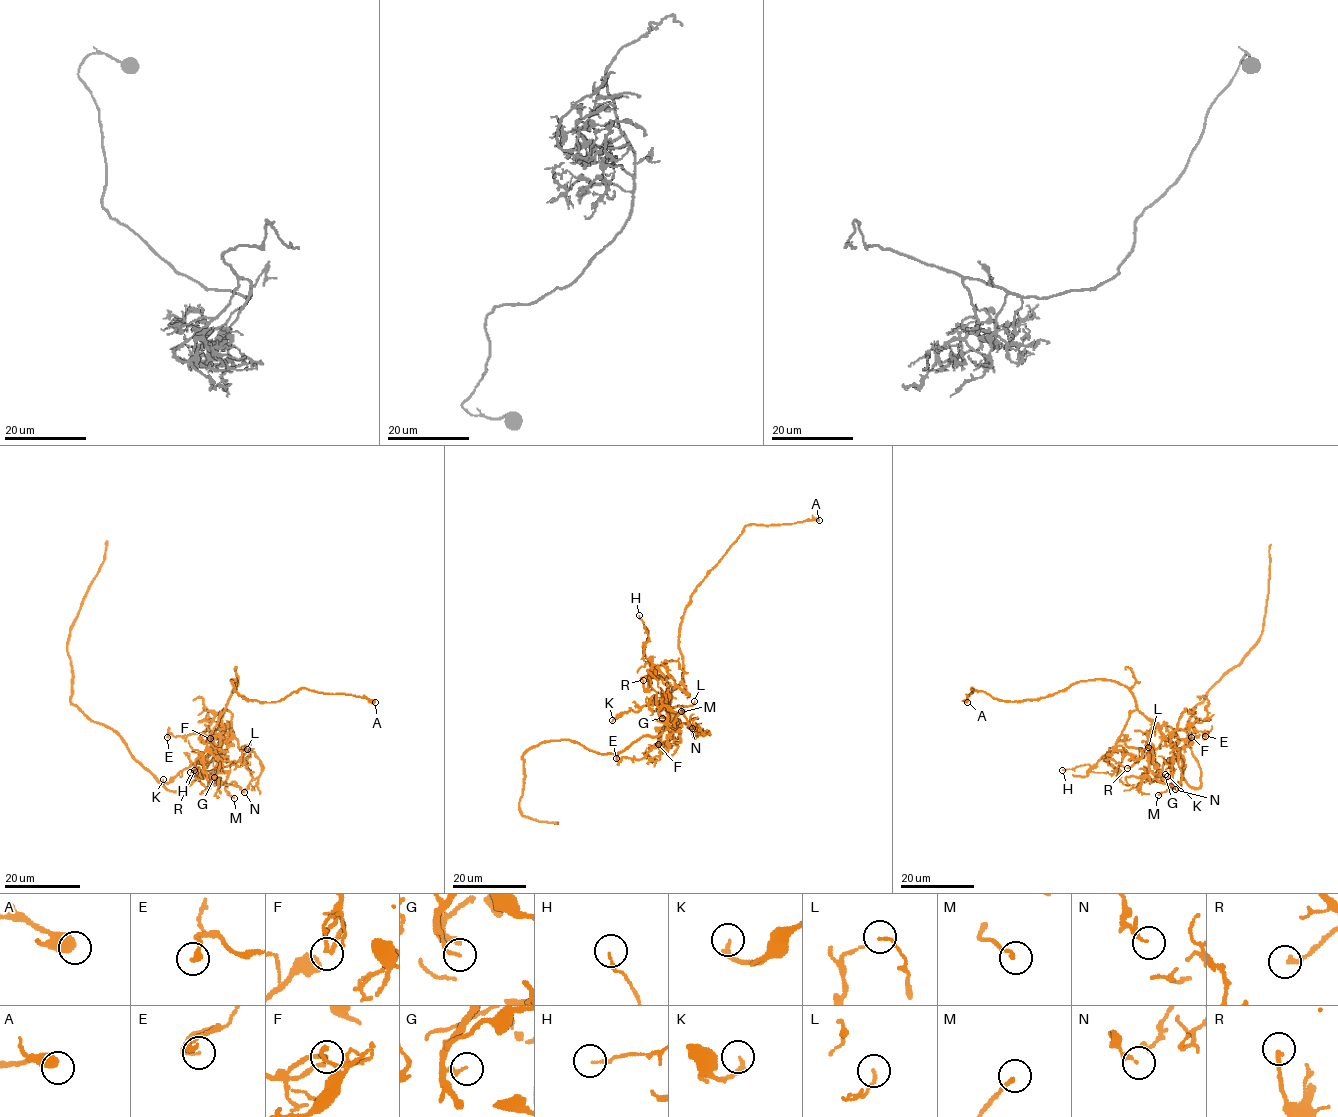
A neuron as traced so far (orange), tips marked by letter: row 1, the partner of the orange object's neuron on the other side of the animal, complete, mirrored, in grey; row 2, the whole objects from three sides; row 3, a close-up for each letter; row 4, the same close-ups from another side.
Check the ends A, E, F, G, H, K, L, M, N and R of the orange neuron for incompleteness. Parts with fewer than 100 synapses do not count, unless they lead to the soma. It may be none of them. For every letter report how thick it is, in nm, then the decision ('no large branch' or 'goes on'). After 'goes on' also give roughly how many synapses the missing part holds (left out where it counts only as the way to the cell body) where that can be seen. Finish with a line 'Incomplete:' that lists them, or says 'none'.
A: calibre 550 nm; no large branch
E: calibre 240 nm; no large branch
F: calibre 180 nm; no large branch
G: calibre 140 nm; no large branch
H: calibre 120 nm; no large branch
K: calibre 200 nm; no large branch
L: calibre 130 nm; no large branch
M: calibre 160 nm; no large branch
N: calibre 150 nm; no large branch
R: calibre 190 nm; no large branch
Incomplete: none

